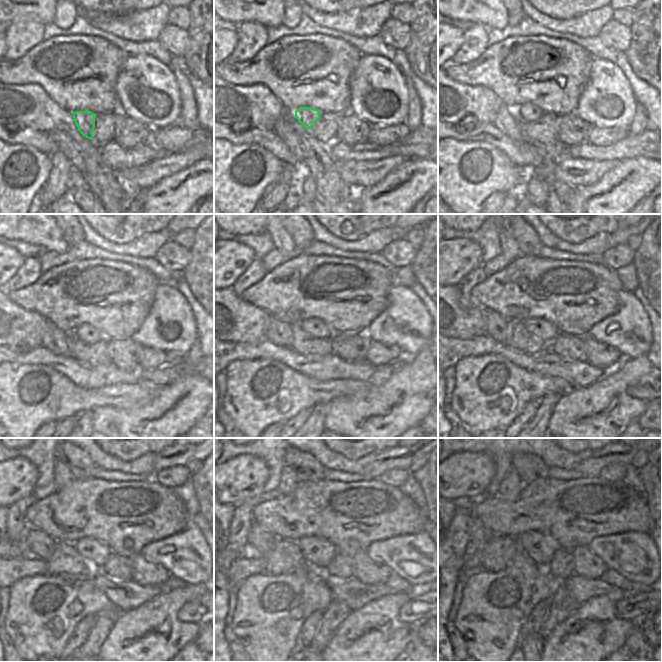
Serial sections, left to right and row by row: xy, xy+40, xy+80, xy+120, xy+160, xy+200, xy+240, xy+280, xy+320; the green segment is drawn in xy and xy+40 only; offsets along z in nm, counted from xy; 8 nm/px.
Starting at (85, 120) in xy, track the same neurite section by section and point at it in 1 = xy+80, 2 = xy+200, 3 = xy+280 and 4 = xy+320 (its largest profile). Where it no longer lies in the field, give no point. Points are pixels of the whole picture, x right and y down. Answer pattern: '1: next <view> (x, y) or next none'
1: next xy+80 (527, 113)
2: next xy+200 (544, 329)
3: next xy+280 (318, 552)
4: next xy+320 (541, 547)

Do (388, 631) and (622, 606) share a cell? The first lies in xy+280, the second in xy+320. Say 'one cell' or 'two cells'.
two cells

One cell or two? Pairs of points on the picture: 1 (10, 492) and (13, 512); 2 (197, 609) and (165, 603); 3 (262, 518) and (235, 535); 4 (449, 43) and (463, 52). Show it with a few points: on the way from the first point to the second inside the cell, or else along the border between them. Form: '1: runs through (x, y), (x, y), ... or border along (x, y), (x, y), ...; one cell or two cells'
1: border along (32, 494), (14, 502), (10, 506); two cells
2: border along (203, 593), (179, 610), (177, 618), (182, 623); two cells
3: border along (261, 501), (253, 508), (252, 522); two cells
4: border along (463, 31), (463, 41), (450, 62); two cells

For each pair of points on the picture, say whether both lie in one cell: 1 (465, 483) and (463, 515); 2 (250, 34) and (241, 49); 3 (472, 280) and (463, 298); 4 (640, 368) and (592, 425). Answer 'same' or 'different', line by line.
1: different
2: same
3: same
4: same

